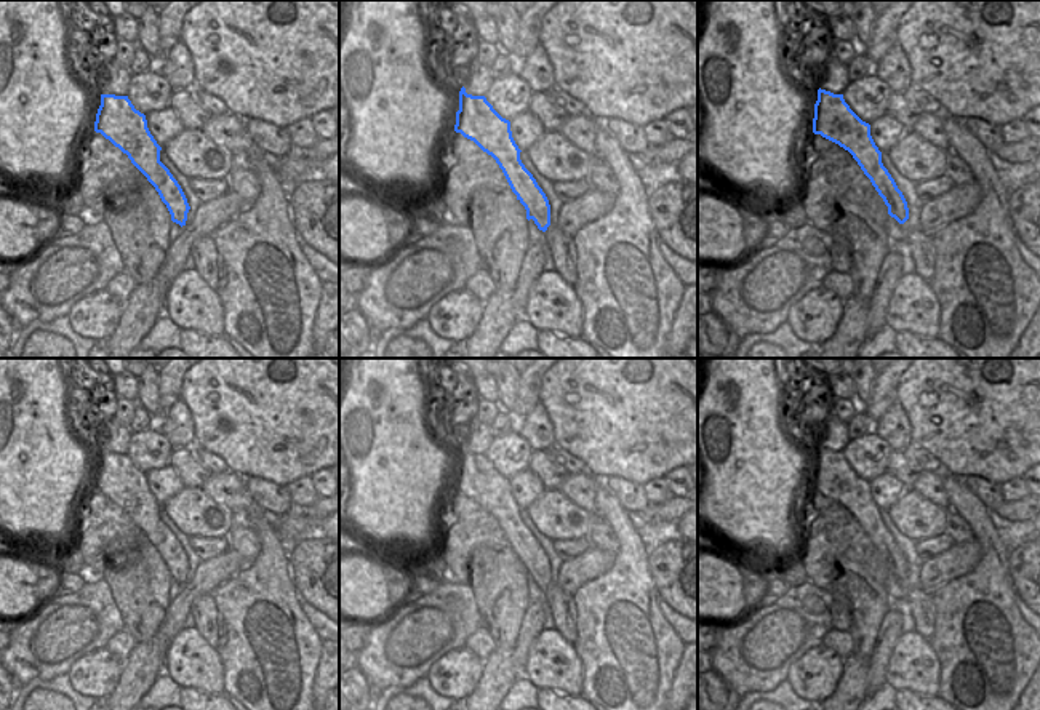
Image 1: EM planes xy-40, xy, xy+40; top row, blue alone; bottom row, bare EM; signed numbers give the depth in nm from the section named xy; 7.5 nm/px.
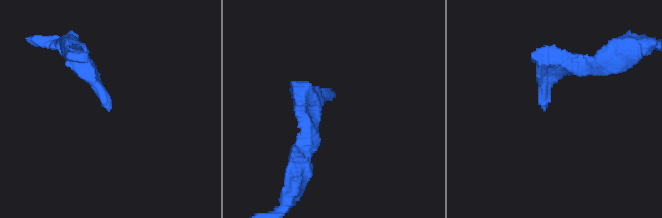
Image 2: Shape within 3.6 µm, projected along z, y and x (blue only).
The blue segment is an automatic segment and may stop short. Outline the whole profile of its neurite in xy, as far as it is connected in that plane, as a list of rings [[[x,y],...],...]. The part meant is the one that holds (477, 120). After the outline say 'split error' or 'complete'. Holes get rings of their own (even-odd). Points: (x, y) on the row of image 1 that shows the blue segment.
[[[462,86],[454,131],[474,141],[496,160],[517,200],[525,206],[526,219],[533,219],[538,229],[544,232],[555,272],[573,286],[576,283],[574,238],[565,235],[558,225],[550,224],[549,200],[520,160],[522,150],[512,138],[510,122],[502,118],[485,96],[467,94]]]; split error

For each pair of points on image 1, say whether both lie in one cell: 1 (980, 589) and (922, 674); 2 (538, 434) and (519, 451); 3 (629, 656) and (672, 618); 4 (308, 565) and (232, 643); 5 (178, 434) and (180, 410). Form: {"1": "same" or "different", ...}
{"1": "different", "2": "different", "3": "different", "4": "different", "5": "same"}

